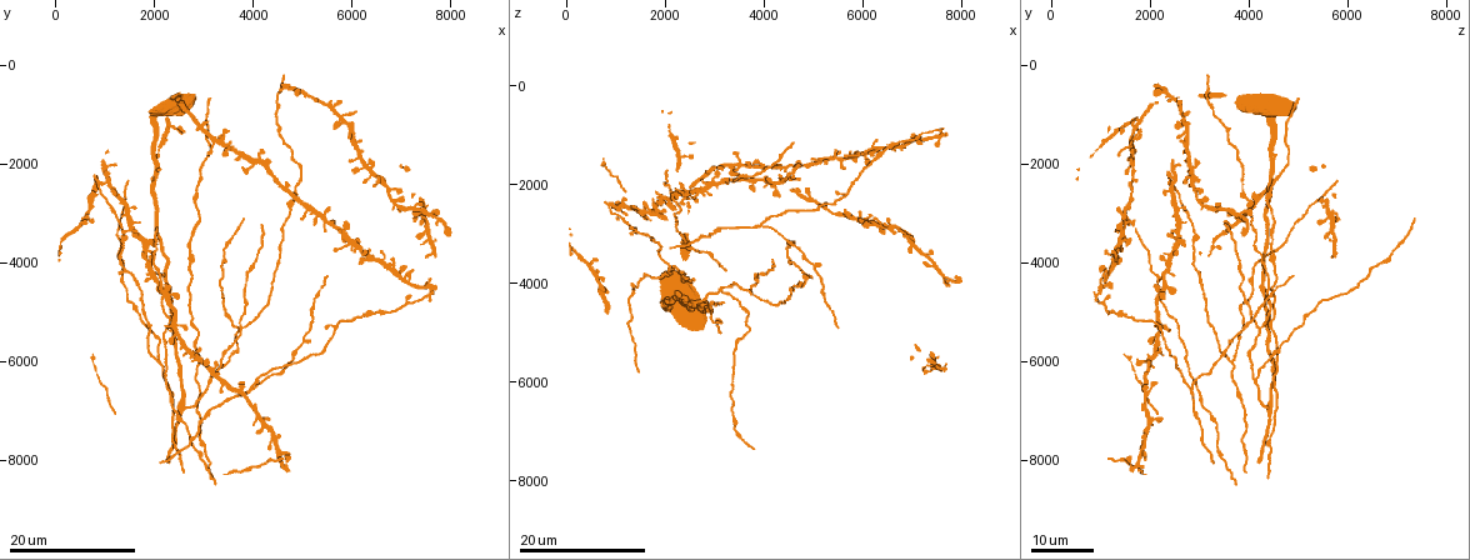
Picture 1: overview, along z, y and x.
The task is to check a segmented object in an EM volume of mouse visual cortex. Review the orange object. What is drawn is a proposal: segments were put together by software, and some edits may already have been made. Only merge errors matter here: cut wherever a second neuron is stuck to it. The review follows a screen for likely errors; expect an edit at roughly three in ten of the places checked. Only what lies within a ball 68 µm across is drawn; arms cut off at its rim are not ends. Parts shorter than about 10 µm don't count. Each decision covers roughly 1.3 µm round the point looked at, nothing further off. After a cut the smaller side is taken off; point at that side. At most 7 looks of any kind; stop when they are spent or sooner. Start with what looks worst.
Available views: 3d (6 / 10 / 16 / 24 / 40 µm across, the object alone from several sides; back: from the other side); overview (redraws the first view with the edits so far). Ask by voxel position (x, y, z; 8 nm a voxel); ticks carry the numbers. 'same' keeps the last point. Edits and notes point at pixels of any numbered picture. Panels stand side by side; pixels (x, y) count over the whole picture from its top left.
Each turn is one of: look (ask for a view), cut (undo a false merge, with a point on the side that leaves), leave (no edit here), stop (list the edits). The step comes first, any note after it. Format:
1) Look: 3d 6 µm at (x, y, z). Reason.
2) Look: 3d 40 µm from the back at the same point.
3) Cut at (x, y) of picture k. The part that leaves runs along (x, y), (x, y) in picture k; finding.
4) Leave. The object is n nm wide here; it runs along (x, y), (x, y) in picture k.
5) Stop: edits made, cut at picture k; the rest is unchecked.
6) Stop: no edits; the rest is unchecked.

Look: 3d 16 µm at (3800, 5350, 4250). A fork.

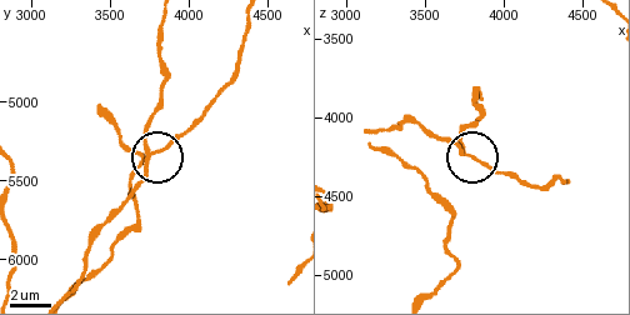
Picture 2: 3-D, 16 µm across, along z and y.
Look: 3d 10 µm at (3760, 5340, 4240).

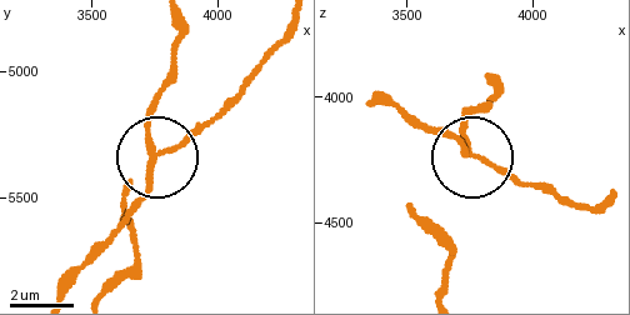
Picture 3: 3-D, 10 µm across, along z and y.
Leave. 3 arms meet here; it runs along (63, 289), (143, 193), (154, 151), (145, 120), (151, 106) in picture 3; one neuron here.

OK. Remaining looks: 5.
Look: 3d 24 µm at (2050, 6000, 3650). Three-way junction.

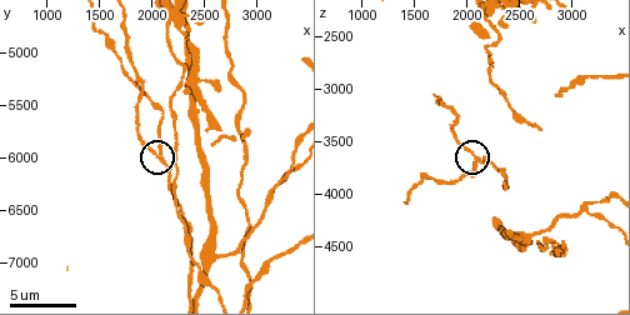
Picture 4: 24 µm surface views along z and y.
Look: 3d 10 µm at (2100, 6000, 3640).

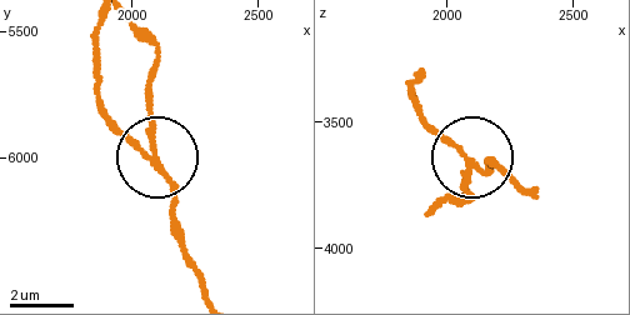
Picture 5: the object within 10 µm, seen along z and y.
Leave. 3 arms meet here; it runs along (206, 293), (153, 146), (153, 85) in picture 5; one neuron here.

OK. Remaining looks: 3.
Look: 3d 24 µm at (2150, 4700, 2200). Three arms meet.

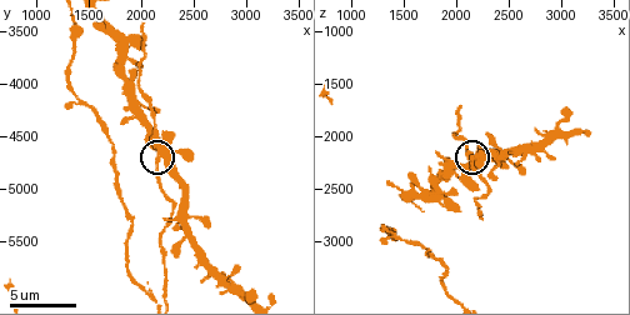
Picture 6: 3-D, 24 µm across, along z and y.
Look: 3d 6 µm at (2180, 4740, 2180).

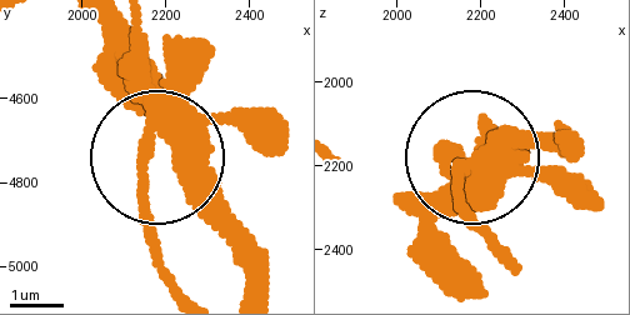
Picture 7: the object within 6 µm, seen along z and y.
Leave. The side arm is 41 µm long; 3 arms meet here; all the same neuron.

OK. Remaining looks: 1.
Stop: no edits; the rest is unchecked.

